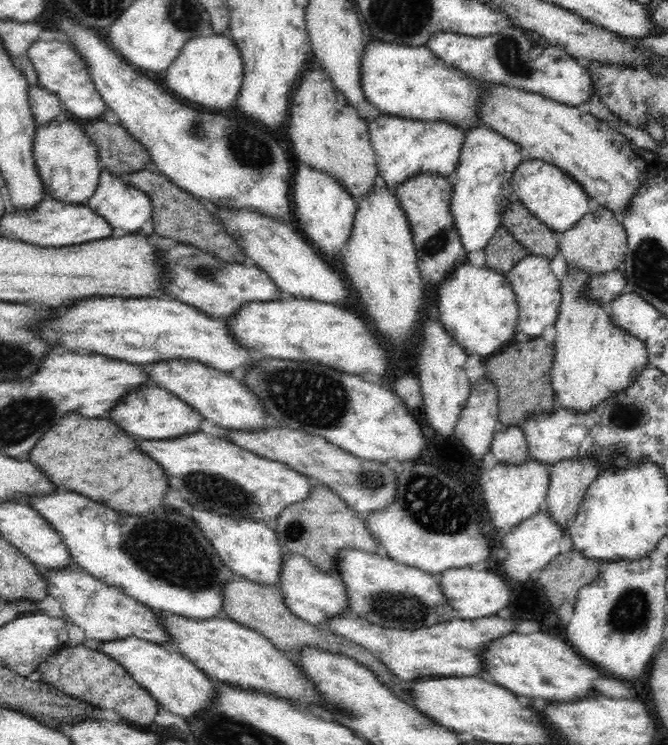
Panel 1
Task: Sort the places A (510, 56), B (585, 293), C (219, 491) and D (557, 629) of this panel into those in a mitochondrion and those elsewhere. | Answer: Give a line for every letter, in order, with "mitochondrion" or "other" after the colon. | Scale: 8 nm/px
A: mitochondrion
B: other
C: mitochondrion
D: other

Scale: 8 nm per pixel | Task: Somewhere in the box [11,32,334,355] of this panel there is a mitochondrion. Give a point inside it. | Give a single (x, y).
(240, 151)

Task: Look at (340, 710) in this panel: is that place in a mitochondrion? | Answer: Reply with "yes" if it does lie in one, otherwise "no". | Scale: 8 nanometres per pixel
yes

